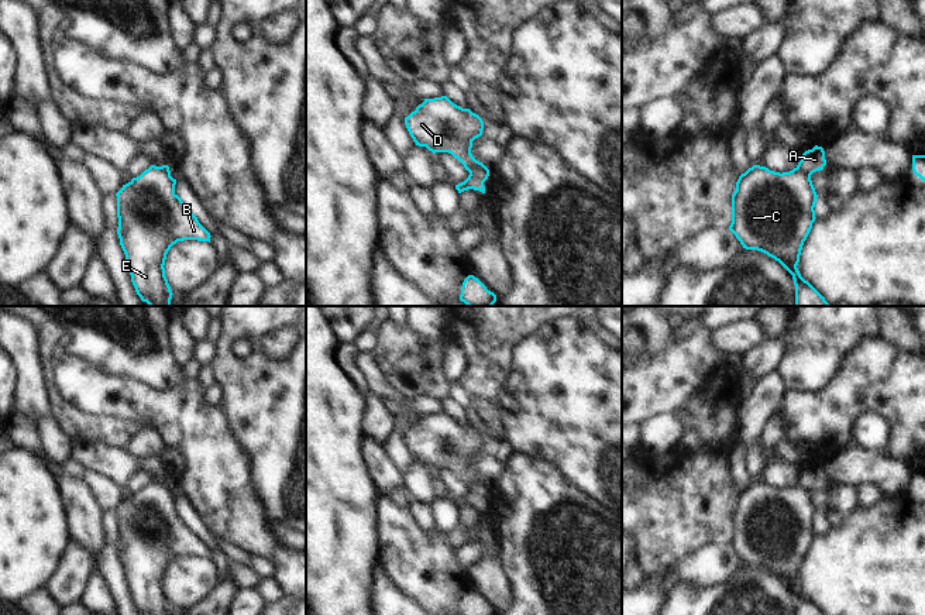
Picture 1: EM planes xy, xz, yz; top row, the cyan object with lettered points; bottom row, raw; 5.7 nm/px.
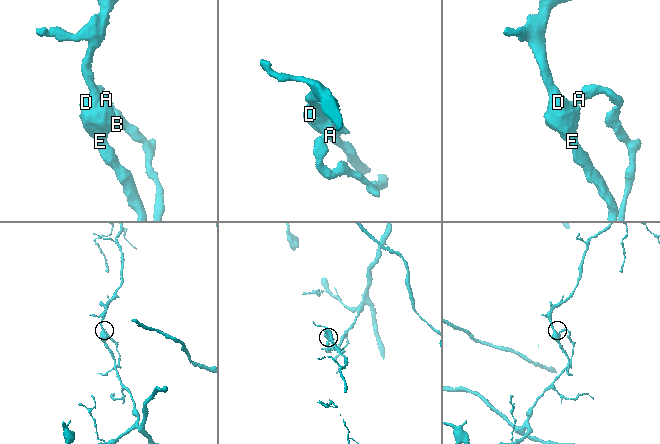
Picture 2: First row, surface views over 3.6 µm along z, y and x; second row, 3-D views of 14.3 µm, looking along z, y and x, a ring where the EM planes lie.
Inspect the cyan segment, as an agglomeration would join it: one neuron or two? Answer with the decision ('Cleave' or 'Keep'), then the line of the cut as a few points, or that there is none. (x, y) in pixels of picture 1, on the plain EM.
Cleave. Split along xz (482, 480), (470, 488).

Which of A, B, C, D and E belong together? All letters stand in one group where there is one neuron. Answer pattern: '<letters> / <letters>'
A / B C D E

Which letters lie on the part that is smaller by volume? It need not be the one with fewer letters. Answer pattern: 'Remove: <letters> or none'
Remove: A.

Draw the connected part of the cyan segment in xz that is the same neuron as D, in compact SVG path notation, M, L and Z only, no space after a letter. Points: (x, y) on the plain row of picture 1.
M447 412L424 415L405 433L405 440L416 461L451 470L468 488L484 481L471 470L472 457L482 451L482 434Z

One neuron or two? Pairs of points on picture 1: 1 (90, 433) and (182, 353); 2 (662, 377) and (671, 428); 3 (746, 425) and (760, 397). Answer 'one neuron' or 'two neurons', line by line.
1: two neurons
2: two neurons
3: one neuron

